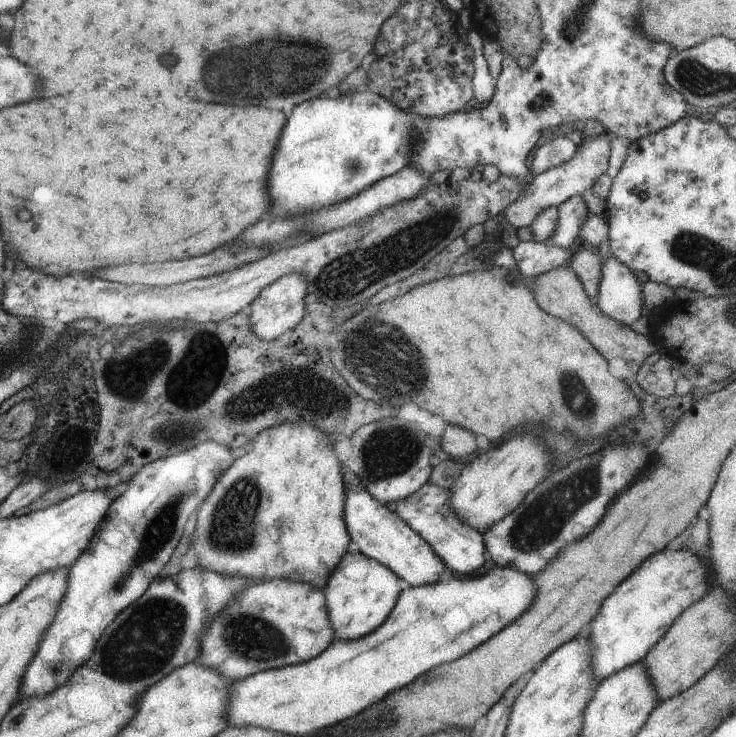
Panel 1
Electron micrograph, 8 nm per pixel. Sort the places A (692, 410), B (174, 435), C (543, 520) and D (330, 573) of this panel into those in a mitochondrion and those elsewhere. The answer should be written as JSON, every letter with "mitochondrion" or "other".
{"A":"other","B":"other","C":"mitochondrion","D":"other"}

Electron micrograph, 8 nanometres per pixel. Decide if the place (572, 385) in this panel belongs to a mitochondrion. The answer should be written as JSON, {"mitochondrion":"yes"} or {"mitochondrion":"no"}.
{"mitochondrion":"yes"}

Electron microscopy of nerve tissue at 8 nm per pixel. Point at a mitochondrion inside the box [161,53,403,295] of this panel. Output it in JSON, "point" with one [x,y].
{"point":[353,167]}

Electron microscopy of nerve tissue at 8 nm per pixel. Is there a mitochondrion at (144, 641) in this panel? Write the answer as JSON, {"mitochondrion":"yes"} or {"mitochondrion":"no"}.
{"mitochondrion":"yes"}

